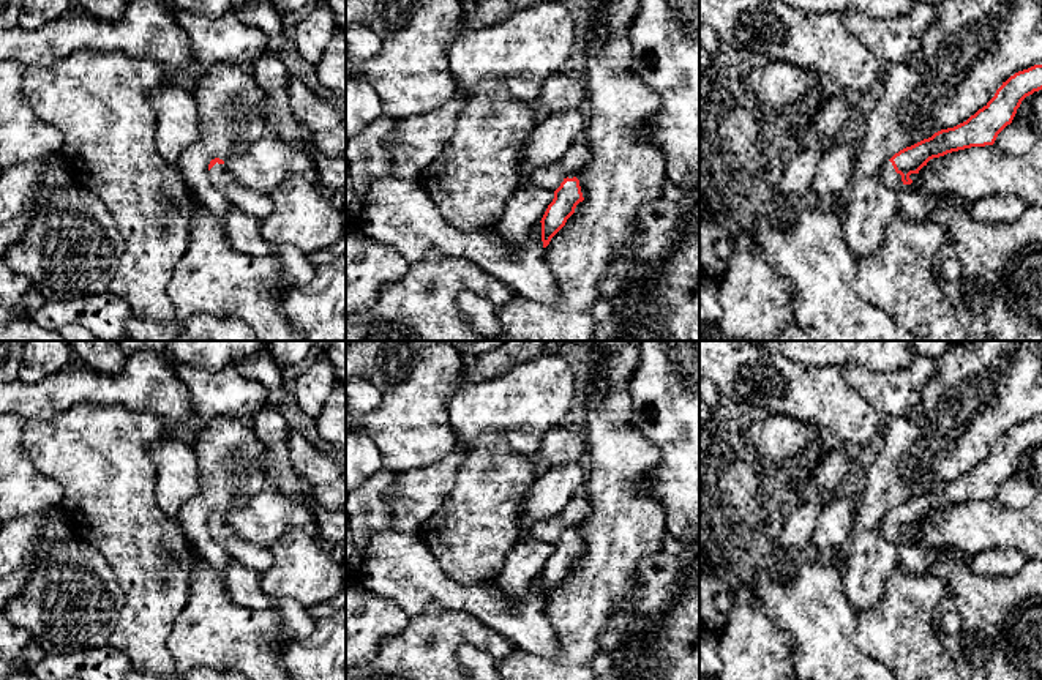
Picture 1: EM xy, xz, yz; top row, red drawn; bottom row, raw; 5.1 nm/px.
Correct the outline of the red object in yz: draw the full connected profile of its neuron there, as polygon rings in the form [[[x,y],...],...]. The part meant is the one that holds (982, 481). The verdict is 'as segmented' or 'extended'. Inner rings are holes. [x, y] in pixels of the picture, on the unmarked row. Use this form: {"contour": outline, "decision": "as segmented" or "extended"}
{"contour": [[[1042,418],[1015,426],[966,475],[895,506],[881,521],[878,535],[897,547],[913,544],[909,529],[919,527],[930,513],[971,500],[993,499],[998,488],[1012,476],[1021,454],[1039,443],[1042,443]]], "decision": "extended"}

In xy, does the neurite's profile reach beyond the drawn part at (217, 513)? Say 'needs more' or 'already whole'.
needs more

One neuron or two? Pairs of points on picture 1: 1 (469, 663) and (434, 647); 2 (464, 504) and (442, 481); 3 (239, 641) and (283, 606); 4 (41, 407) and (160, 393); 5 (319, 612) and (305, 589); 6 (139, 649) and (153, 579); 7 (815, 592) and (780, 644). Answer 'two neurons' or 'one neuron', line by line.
1: two neurons
2: two neurons
3: two neurons
4: one neuron
5: two neurons
6: one neuron
7: two neurons

